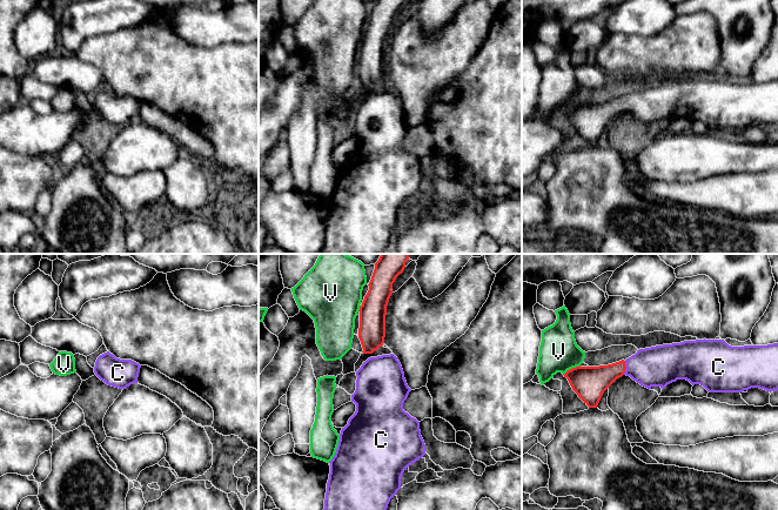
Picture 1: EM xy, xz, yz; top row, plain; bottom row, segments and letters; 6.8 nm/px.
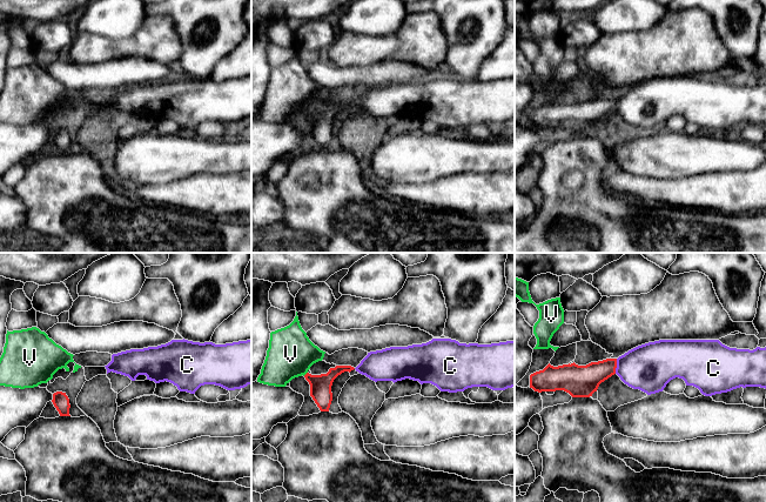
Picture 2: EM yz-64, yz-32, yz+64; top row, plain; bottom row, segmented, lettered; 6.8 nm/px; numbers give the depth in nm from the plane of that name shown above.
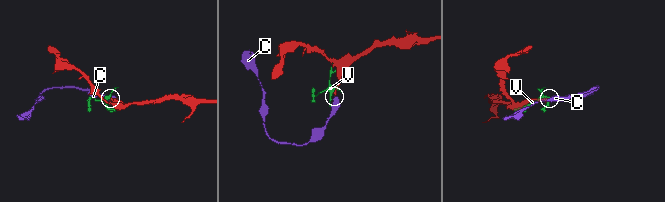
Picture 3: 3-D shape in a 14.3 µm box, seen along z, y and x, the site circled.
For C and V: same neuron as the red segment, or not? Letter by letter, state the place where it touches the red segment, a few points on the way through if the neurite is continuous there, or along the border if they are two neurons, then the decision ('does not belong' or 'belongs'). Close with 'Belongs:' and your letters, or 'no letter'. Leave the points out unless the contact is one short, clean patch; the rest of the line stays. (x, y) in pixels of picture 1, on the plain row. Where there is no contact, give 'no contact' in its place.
C: yz (625, 105) | across yz (591, 118), (619, 105), (625, 105), (659, 102) | belongs
V: yz (572, 105) | does not belong
Belongs: C

